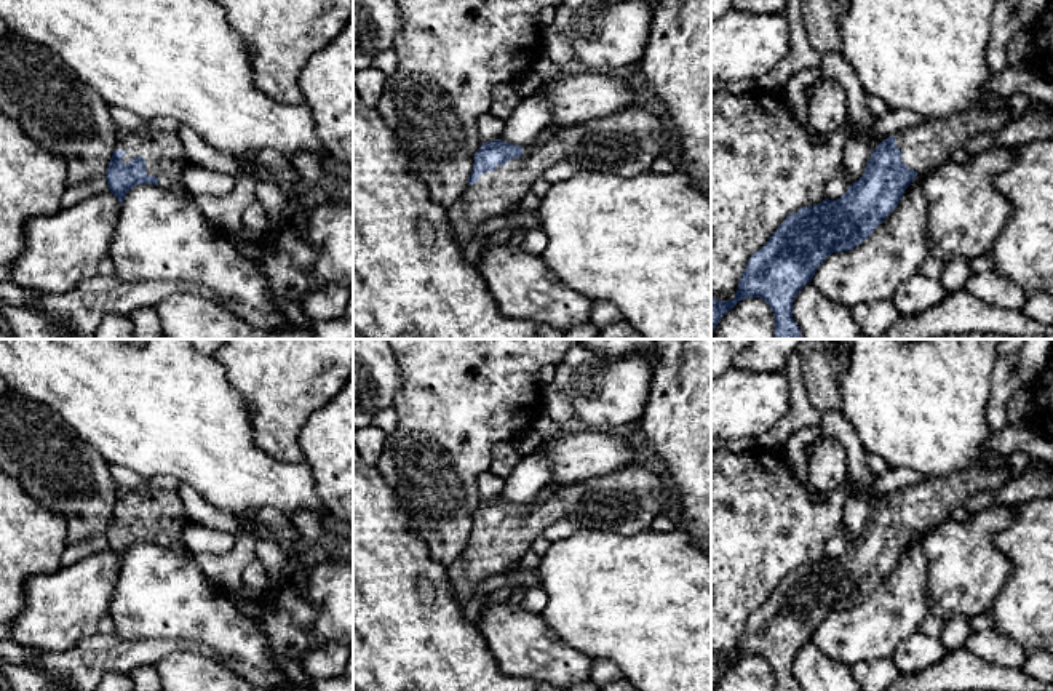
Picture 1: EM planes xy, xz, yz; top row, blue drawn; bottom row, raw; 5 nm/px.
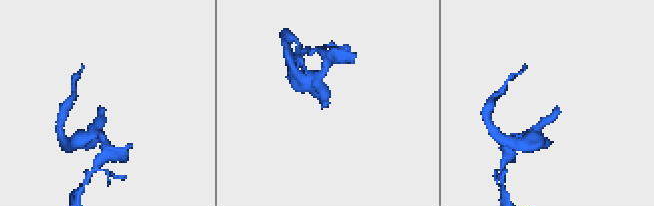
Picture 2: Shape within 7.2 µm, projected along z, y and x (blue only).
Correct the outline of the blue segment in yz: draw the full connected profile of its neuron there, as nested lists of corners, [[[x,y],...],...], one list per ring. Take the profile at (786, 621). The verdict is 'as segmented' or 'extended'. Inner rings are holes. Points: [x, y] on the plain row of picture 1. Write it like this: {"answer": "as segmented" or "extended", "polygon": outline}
{"answer": "extended", "polygon": [[[1007,462],[997,469],[978,464],[944,477],[925,478],[882,499],[872,509],[861,536],[840,557],[825,557],[818,563],[786,574],[769,600],[749,616],[732,659],[717,659],[711,651],[711,691],[719,678],[746,656],[762,656],[770,664],[775,691],[801,691],[793,677],[793,659],[812,640],[817,627],[831,611],[853,608],[871,595],[874,587],[898,565],[916,534],[924,536],[948,521],[952,510],[964,507],[970,497],[983,491],[999,491],[1016,478],[1019,473],[1011,473]]]}

